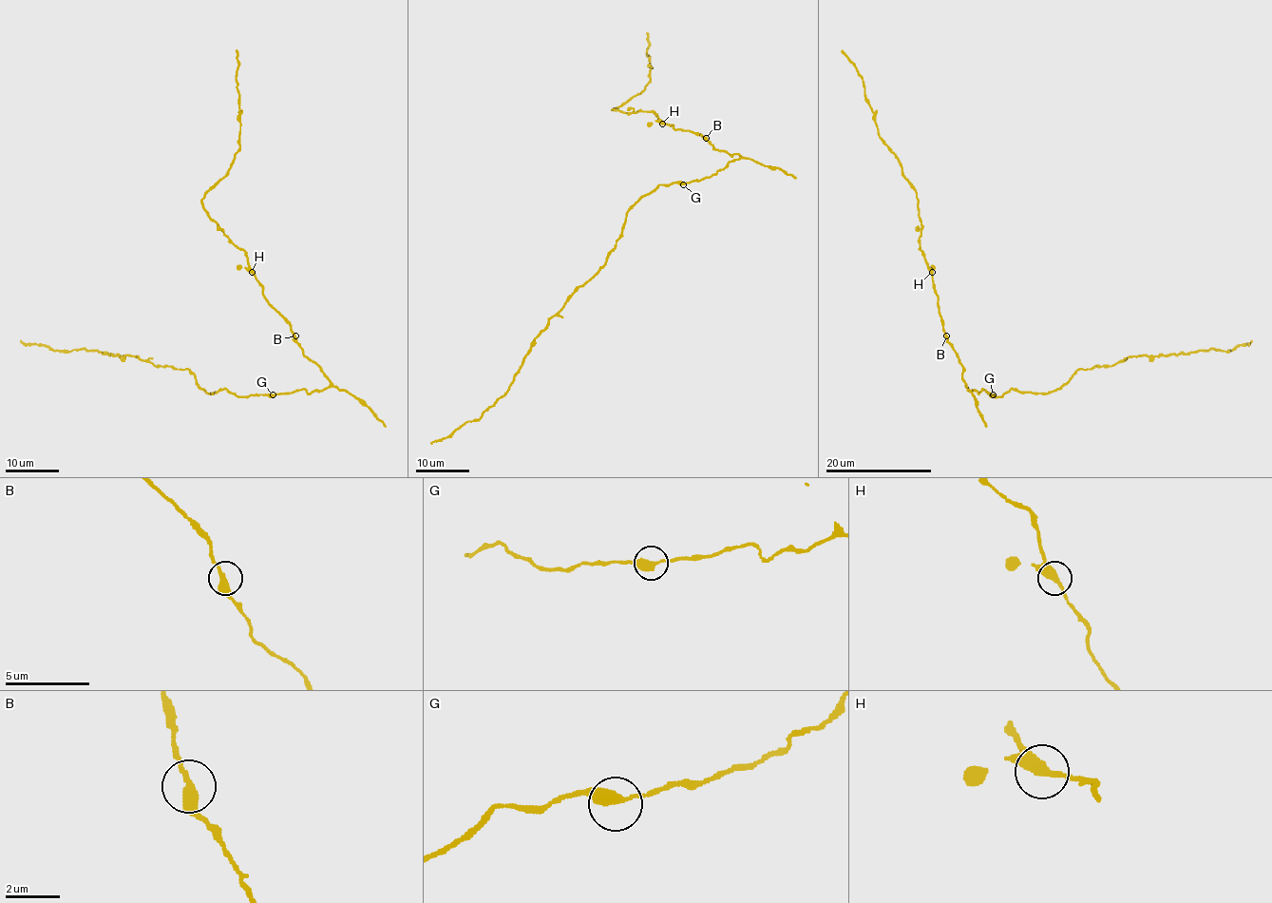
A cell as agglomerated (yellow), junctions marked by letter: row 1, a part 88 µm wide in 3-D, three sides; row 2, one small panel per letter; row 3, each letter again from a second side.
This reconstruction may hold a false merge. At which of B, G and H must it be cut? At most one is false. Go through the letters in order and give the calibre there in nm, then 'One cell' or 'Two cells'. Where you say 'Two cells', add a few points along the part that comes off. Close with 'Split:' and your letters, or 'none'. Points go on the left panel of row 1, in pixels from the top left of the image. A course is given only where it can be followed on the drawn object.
B: Thickness 360 nm. One cell
G: Thickness 380 nm. One cell
H: Thickness 360 nm. One cell
Split: none

